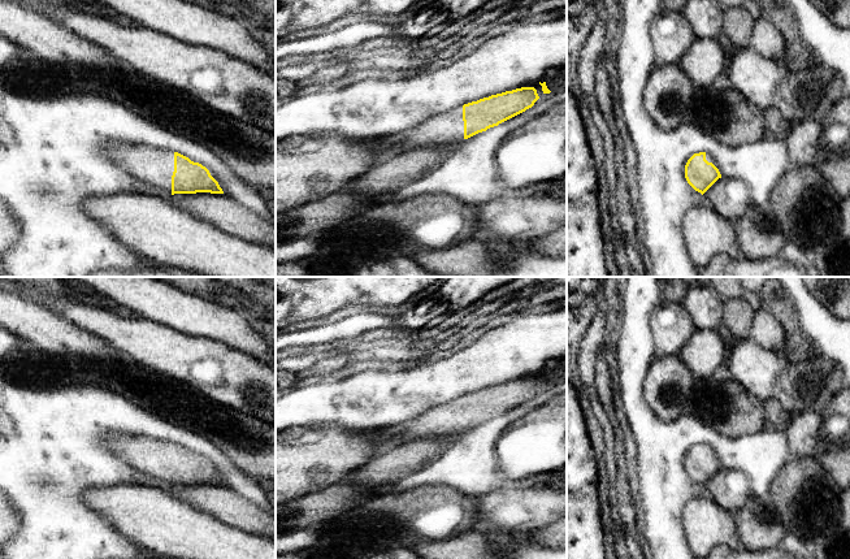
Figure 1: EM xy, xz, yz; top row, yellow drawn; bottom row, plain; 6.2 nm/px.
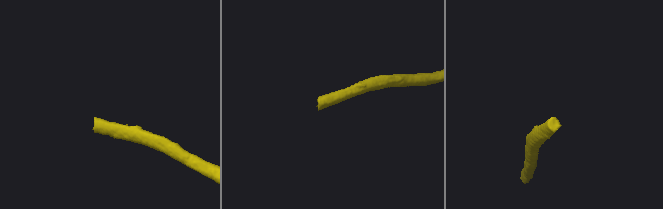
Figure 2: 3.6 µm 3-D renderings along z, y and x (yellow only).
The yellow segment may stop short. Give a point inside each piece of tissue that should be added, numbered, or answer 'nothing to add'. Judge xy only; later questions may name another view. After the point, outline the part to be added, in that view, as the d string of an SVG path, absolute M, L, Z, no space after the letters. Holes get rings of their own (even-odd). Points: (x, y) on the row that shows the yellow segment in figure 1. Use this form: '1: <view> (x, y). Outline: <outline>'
1: xy (154, 165). Outline: M120 144L109 148L110 156L138 179L152 188L172 194L174 152L149 146Z

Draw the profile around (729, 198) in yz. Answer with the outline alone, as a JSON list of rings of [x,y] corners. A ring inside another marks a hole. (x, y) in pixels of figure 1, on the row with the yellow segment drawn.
[[[723,177],[703,194],[703,198],[706,204],[733,224],[753,205],[749,190],[742,181]]]

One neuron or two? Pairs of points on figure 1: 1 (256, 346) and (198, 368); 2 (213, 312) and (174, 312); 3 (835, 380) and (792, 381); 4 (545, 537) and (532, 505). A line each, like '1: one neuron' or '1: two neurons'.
1: two neurons
2: one neuron
3: one neuron
4: two neurons

